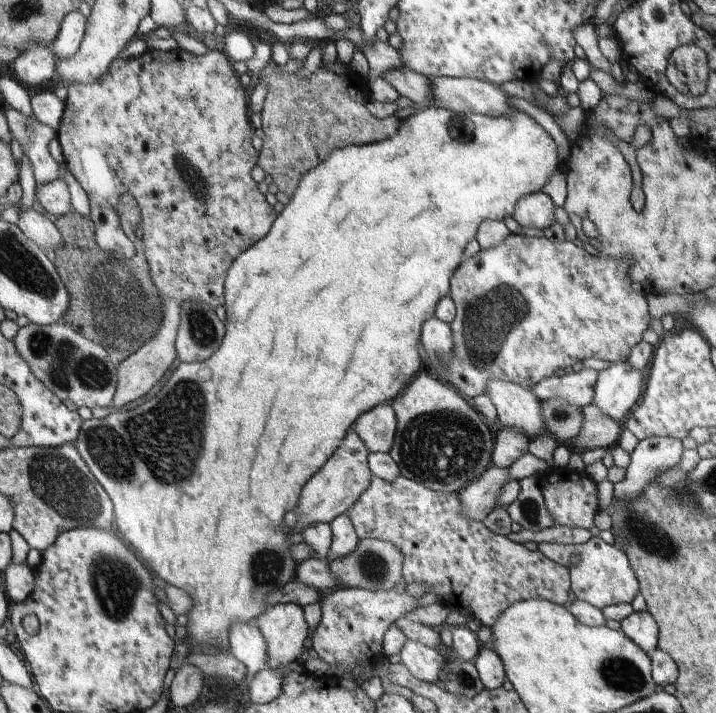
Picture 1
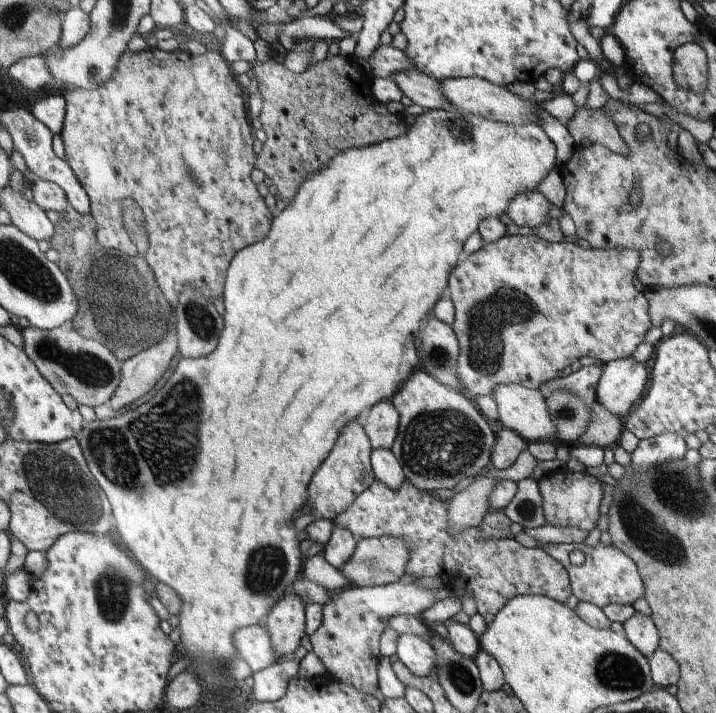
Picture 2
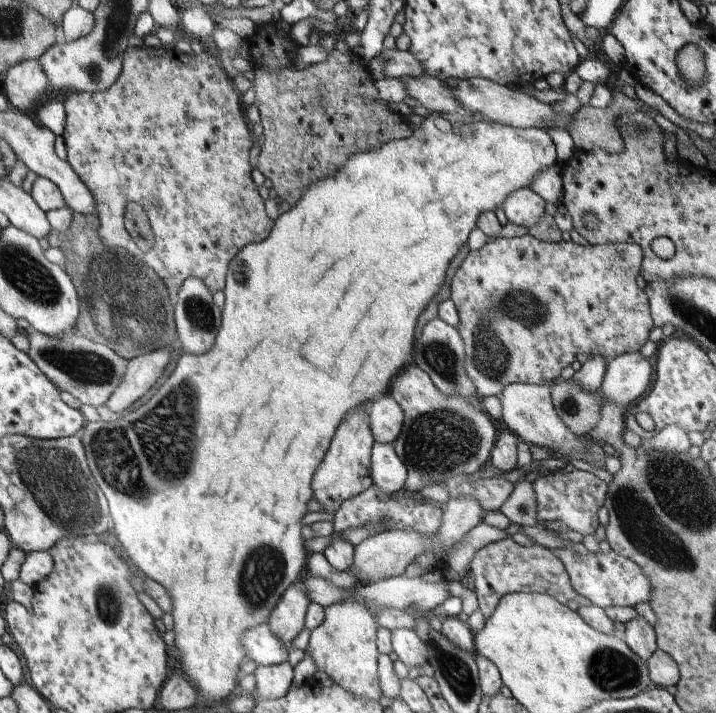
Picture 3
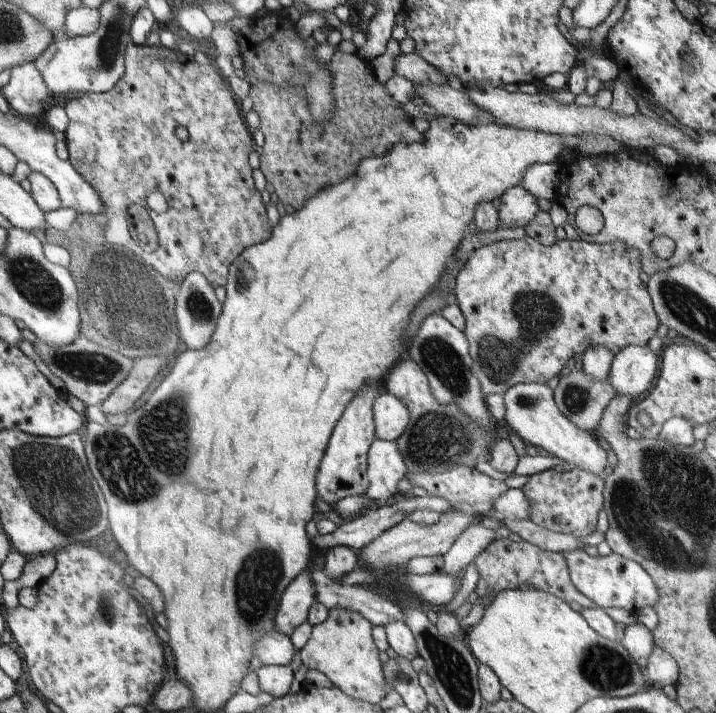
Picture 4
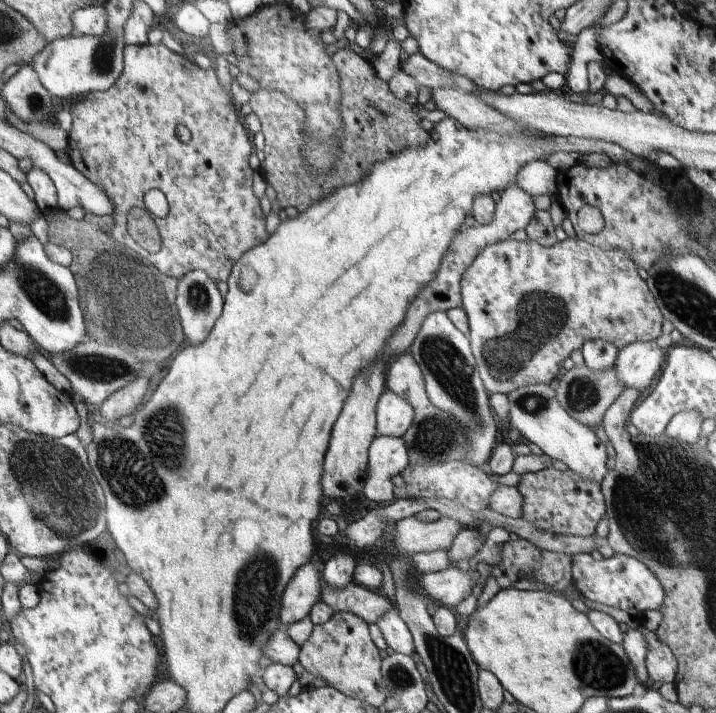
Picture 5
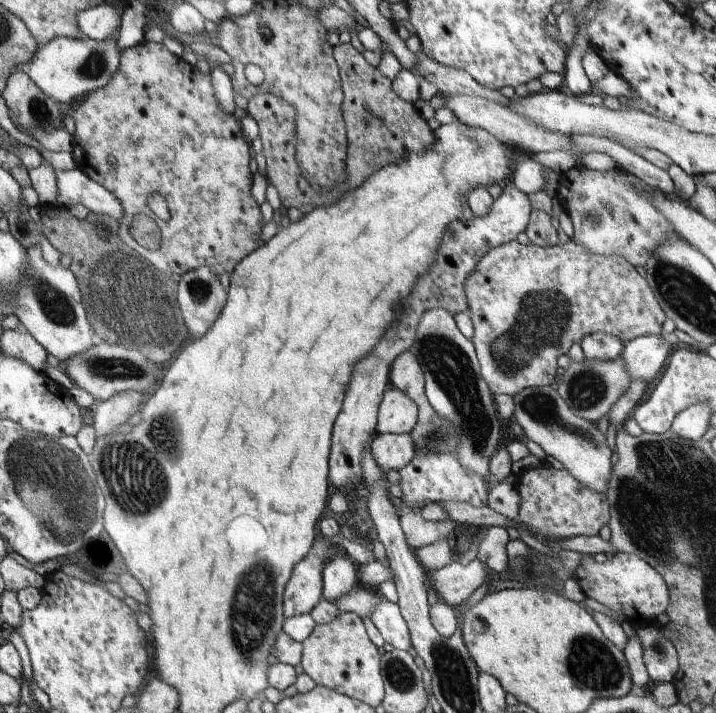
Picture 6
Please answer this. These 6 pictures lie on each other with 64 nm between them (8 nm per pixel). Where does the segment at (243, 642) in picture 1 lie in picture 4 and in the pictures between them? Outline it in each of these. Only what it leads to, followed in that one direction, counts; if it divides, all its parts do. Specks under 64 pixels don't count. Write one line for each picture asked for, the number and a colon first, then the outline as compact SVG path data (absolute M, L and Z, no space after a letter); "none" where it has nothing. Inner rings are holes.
2: M263 624L247 626L235 632L235 648L239 650L239 658L249 664L253 672L259 672L271 664L277 664L281 658L273 650L273 642Z
3: M267 624L247 630L247 634L243 634L243 648L247 650L247 660L251 660L257 668L285 664L289 656L285 642L281 642Z
4: M275 628L263 638L255 642L255 656L265 664L265 666L289 666L289 662L295 656L295 646L291 644L289 636L277 632Z

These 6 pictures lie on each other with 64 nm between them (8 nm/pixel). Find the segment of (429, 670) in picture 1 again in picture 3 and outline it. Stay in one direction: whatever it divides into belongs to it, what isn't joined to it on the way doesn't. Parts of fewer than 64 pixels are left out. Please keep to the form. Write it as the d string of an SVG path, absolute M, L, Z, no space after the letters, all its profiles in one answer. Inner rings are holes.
M407 628L391 630L391 648L407 668L427 662L425 646L413 630L407 630Z

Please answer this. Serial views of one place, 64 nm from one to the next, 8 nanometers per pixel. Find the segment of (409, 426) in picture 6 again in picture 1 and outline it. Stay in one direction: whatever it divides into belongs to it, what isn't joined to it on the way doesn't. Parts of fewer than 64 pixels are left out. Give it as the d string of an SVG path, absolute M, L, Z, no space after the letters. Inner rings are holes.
M377 404L363 418L357 418L355 432L361 436L363 444L371 452L389 454L393 446L393 438L397 432L397 420L391 410L391 404Z

